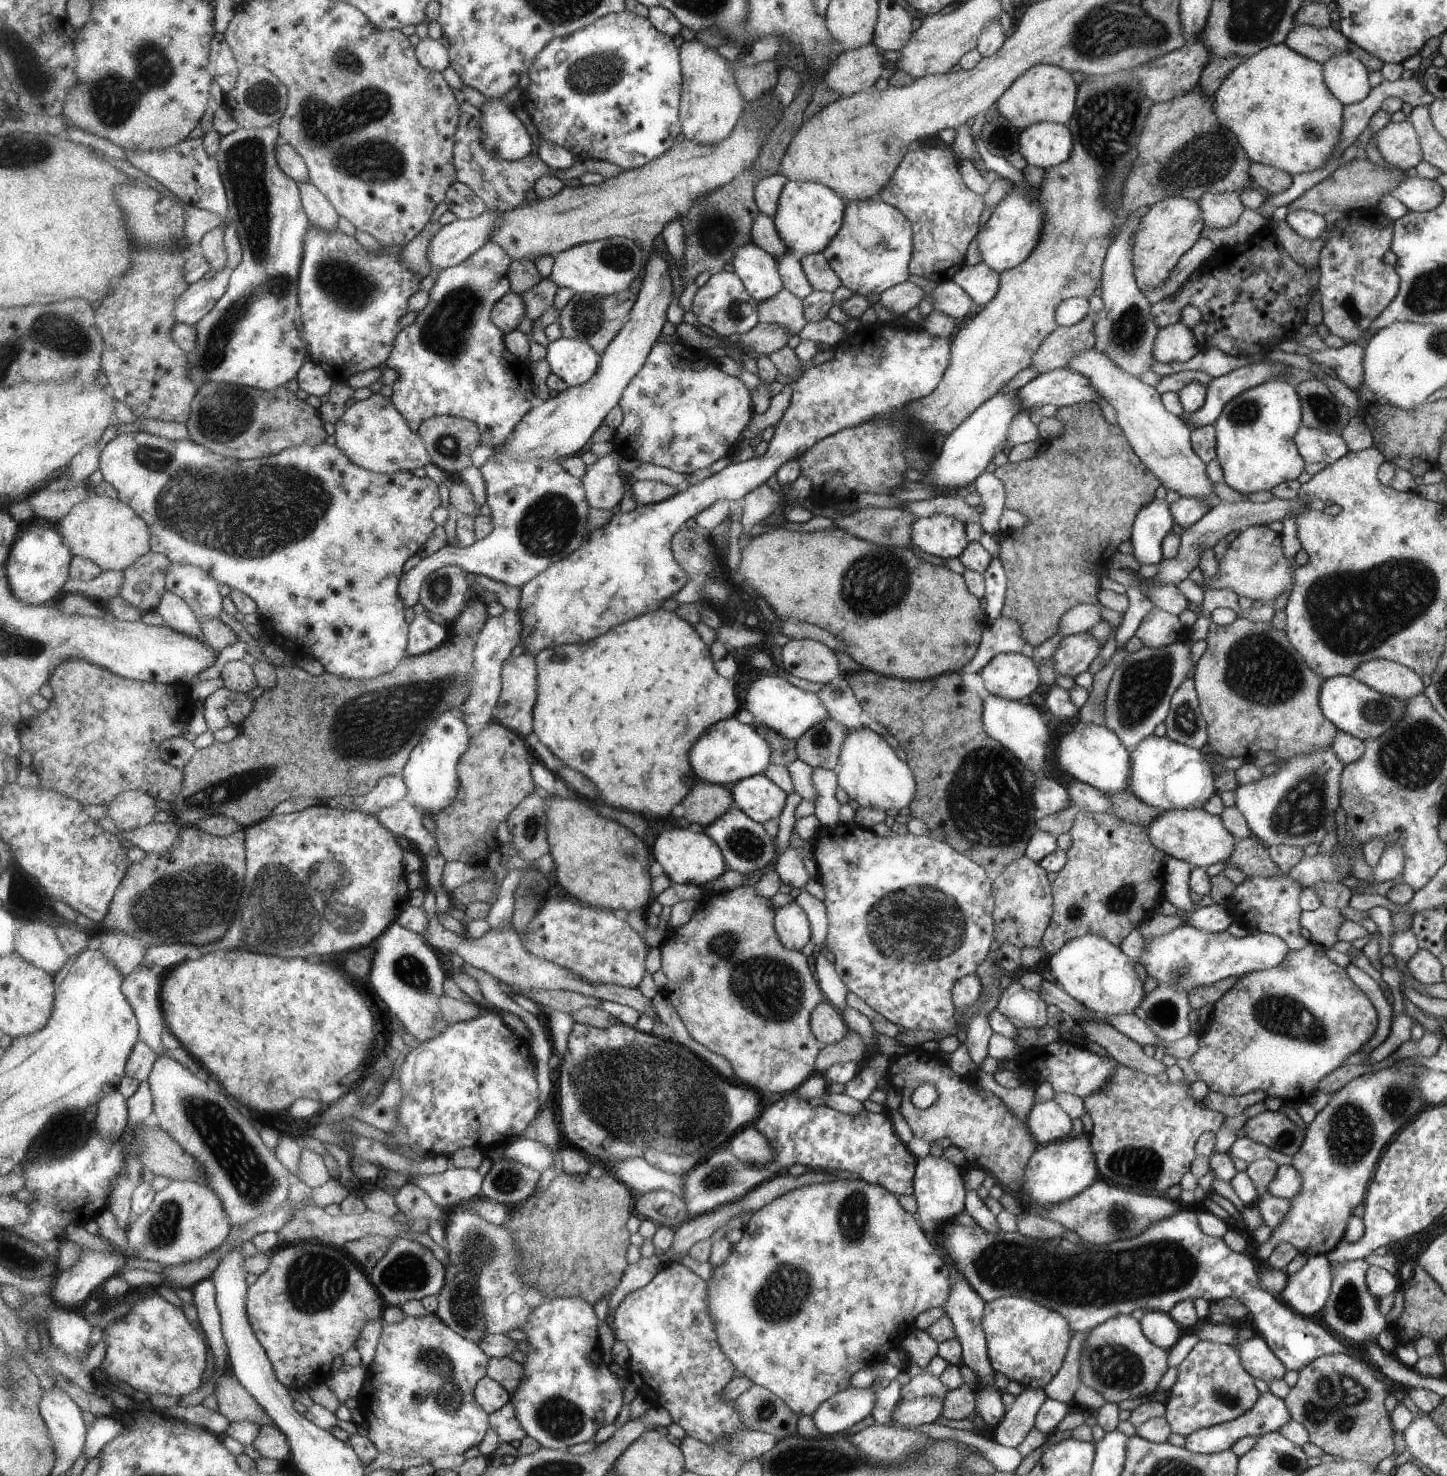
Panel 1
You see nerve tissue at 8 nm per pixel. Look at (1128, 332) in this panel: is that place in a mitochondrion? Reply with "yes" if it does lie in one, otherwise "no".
yes

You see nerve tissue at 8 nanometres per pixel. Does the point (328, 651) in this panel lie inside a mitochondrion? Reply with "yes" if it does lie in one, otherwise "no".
no

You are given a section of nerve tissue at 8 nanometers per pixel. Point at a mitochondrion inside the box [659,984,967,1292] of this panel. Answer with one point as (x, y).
(853, 1219)

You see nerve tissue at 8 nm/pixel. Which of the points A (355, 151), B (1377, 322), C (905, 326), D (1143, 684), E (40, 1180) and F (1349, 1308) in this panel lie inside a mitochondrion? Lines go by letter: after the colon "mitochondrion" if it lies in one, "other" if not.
A: mitochondrion
B: other
C: other
D: mitochondrion
E: other
F: mitochondrion

